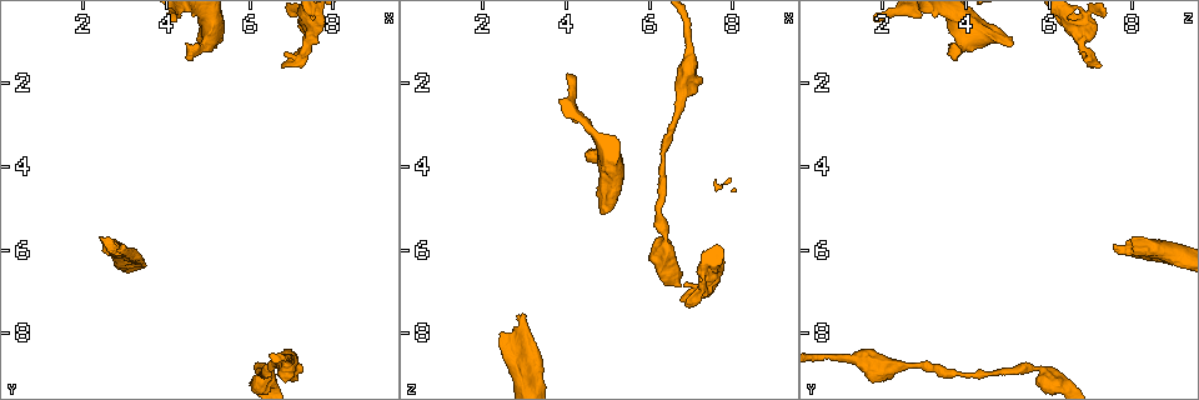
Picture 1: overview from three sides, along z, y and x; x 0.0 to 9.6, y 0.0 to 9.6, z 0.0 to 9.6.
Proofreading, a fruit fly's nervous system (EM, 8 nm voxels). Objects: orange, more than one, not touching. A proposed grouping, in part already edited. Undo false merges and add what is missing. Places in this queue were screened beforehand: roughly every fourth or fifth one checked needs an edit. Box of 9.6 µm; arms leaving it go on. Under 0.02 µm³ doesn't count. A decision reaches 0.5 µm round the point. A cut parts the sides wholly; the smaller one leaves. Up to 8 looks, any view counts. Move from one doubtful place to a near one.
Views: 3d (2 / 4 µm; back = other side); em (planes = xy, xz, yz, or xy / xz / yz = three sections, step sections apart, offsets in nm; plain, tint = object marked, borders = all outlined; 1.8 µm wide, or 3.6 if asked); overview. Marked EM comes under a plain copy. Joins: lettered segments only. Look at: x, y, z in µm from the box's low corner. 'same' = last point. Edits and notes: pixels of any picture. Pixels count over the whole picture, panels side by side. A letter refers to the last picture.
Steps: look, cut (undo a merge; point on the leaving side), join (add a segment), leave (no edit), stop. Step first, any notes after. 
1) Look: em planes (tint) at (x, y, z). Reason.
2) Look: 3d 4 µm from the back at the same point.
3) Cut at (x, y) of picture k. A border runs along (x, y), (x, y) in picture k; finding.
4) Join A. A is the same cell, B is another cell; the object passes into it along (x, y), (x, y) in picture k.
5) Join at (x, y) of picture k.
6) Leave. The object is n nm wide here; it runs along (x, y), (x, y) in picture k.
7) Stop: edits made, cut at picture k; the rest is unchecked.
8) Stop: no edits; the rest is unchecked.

Look: 3d 2 µm from the back at (2.85, 6.00, 8.15). Calibre changes.

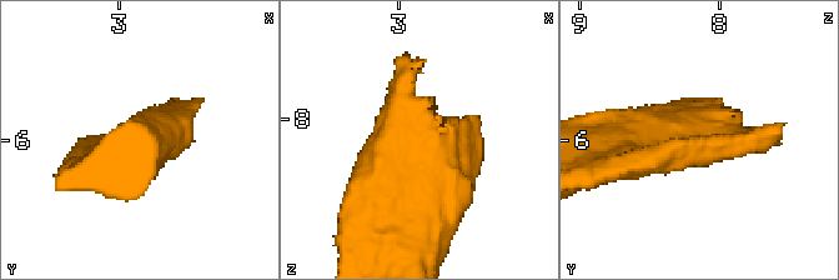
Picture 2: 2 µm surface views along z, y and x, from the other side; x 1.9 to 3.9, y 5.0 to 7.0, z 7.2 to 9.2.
Look: em yz step 8 (borders) at (2.80, 6.04, 8.10).

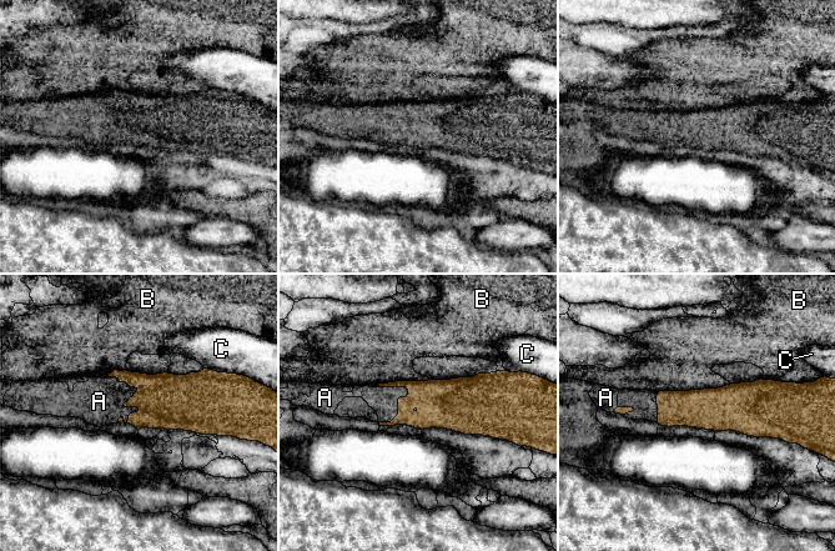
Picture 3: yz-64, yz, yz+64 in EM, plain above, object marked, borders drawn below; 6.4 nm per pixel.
Join at (99, 401) of picture 3. The longest contact is with B, 480 nm; A is the same cell, B and C are other cells; the cell continues.

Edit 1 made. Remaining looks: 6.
Look: overview. Redraw.

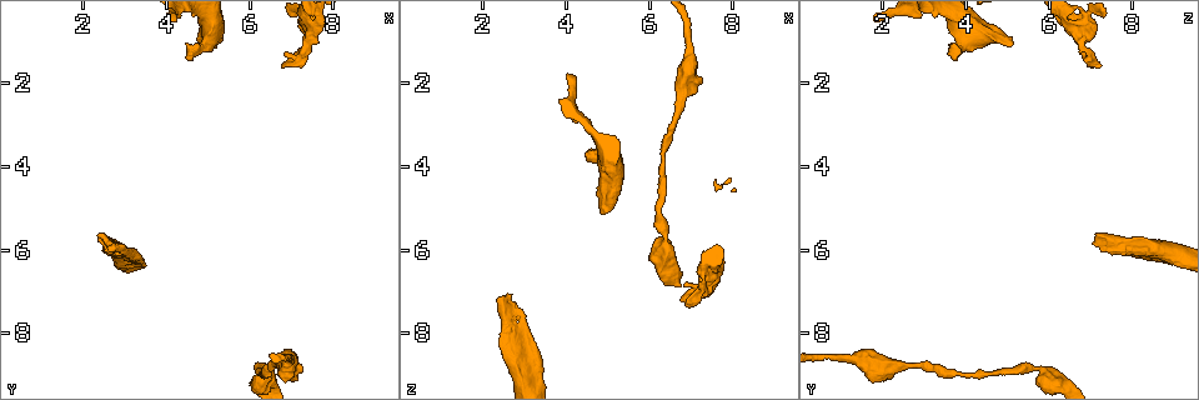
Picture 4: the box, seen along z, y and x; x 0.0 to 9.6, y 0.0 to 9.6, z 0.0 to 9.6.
Look: 3d 4 µm at (6.30, 8.90, 3.90). Thin neck.

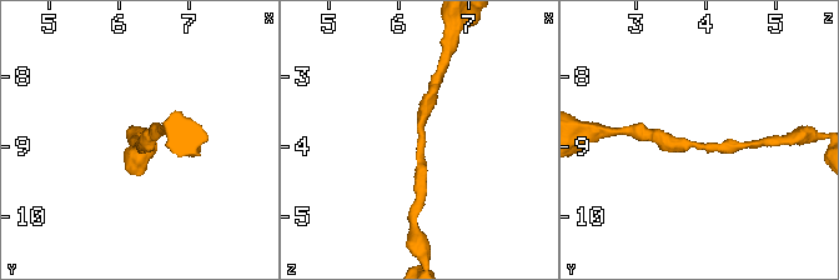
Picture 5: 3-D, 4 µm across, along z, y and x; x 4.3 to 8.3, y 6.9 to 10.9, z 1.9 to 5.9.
Look: em planes (borders) at (6.35, 9.00, 3.90). Now the EM.

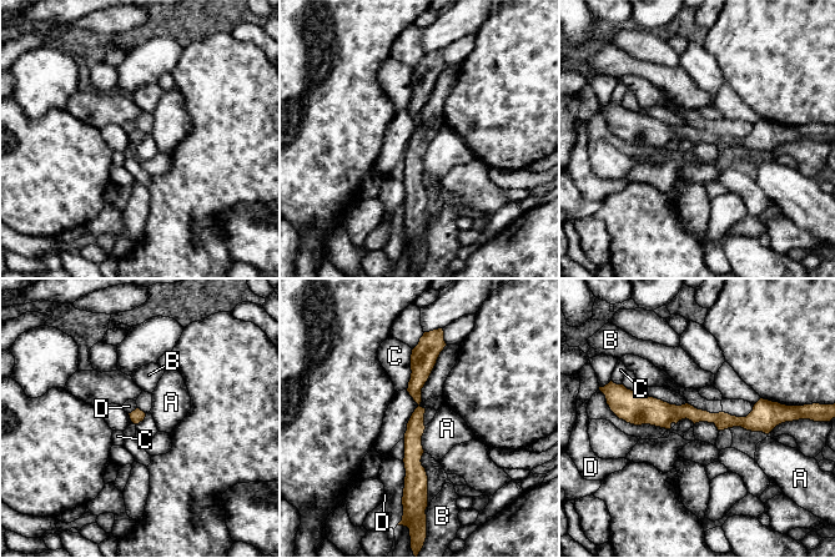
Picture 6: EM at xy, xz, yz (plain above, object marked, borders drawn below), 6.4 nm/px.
Leave. A, B, C and D are other cells; a border runs along (426, 426), (422, 433), (423, 452) in picture 6; one cell here.

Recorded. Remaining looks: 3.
Look: em xy step 4 (tint) at (6.40, 8.90, 5.80). Thin neck.

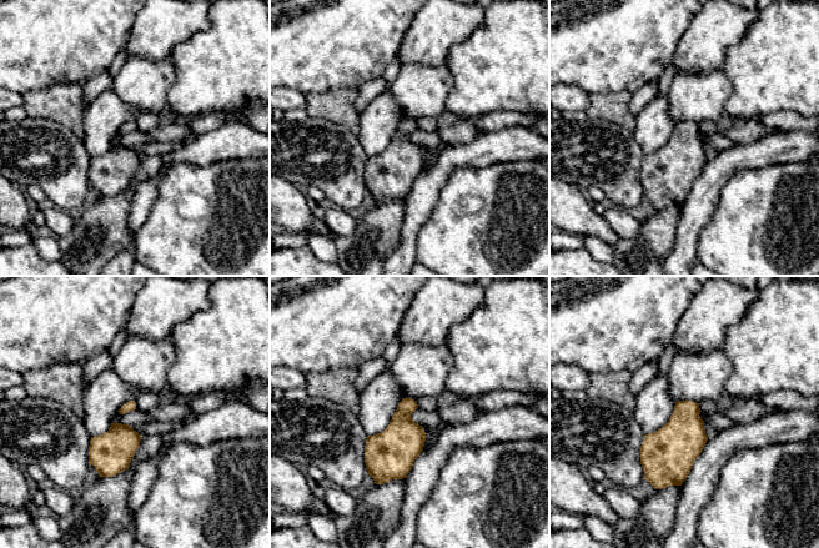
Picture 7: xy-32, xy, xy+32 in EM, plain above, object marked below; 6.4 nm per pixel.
Look: em planes (borders) at the same point. Cut it another way.

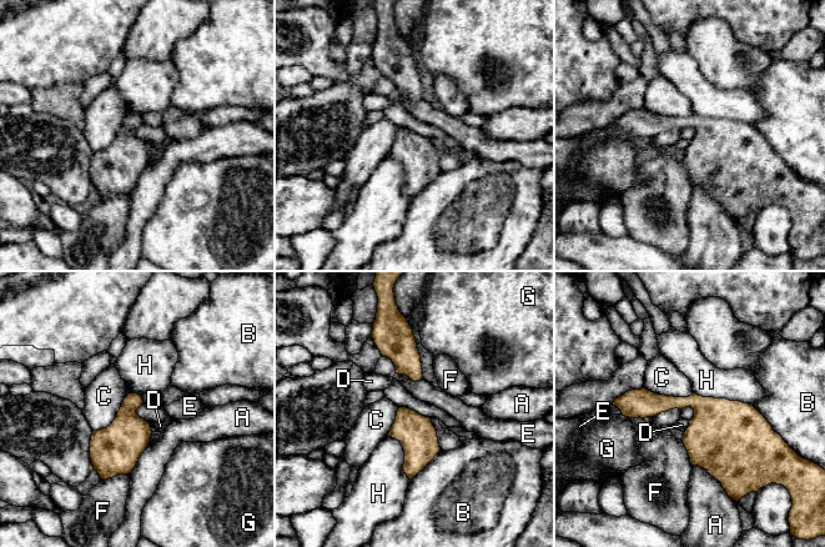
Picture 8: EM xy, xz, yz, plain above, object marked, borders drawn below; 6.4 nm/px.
Leave. The longest contact is with H, 400 nm; A, B, C, D, E, F, G and H are other cells; a border runs along (689, 421), (684, 432) in picture 8; all the same cell.

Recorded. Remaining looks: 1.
Stop: edits made, join at picture 3; the rest is unchecked.

